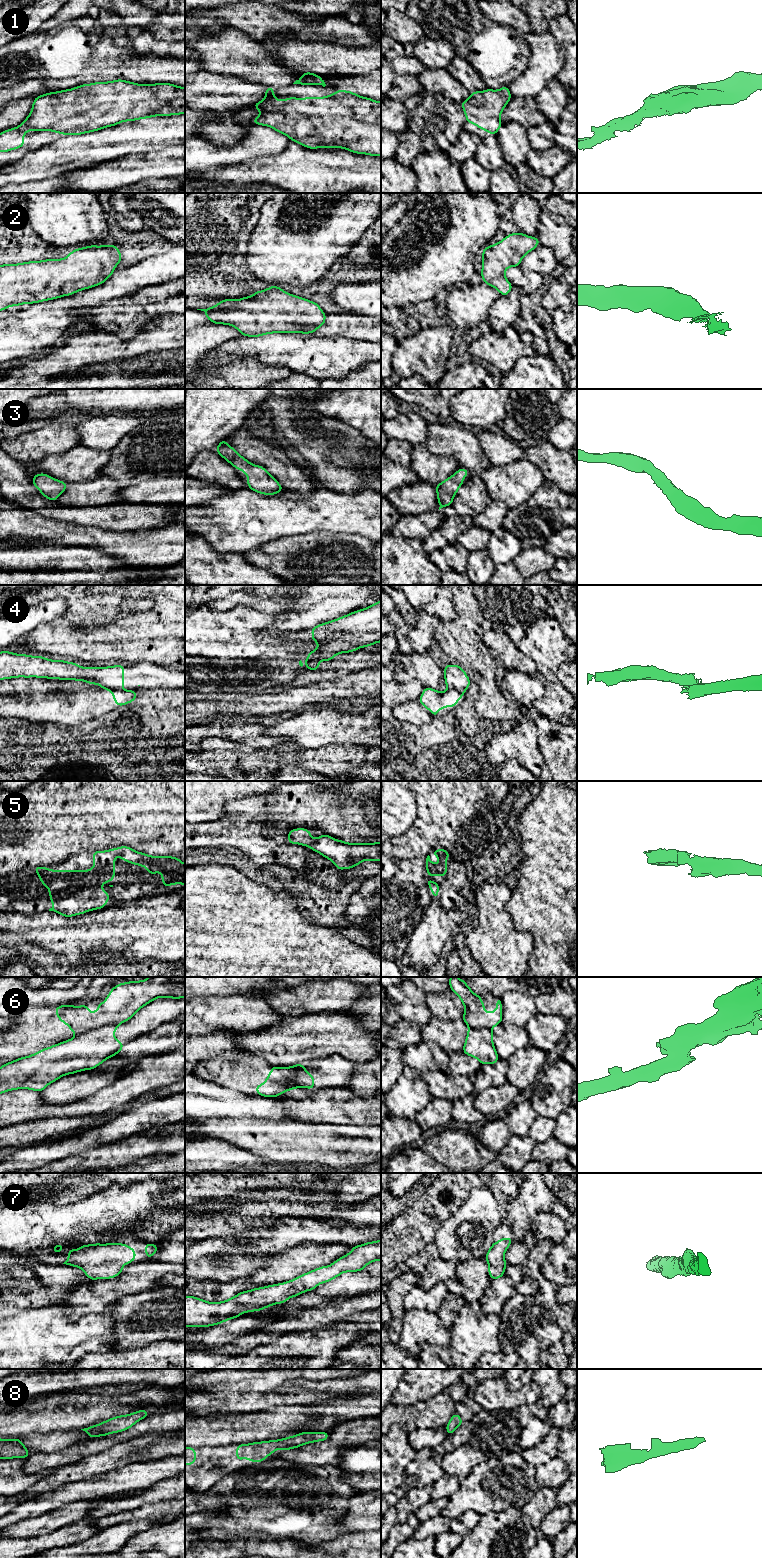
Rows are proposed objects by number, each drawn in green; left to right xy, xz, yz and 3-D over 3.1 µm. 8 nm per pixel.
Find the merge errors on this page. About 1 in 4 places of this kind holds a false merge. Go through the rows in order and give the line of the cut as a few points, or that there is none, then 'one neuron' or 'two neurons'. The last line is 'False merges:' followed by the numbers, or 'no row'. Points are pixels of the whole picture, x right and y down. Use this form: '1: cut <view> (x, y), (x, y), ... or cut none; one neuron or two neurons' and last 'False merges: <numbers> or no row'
1: cut none; one neuron
2: cut none; one neuron
3: cut none; one neuron
4: cut xy (102, 686), (121, 690); two neurons
5: cut none; one neuron
6: cut xy (117, 1024), (106, 1024), (78, 1035); two neurons
7: cut none; one neuron
8: cut none; one neuron
False merges: 4, 6

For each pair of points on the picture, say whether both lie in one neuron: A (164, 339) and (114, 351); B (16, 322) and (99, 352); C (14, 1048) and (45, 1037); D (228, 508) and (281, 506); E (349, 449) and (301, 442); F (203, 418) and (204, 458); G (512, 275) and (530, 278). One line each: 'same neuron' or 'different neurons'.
A: same neuron
B: different neurons
C: same neuron
D: same neuron
E: same neuron
F: different neurons
G: same neuron

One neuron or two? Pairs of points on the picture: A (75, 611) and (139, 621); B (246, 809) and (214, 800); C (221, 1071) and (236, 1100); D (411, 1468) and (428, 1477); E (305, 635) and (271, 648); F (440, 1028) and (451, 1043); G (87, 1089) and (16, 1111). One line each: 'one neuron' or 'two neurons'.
A: one neuron
B: two neurons
C: two neurons
D: one neuron
E: two neurons
F: one neuron
G: two neurons

